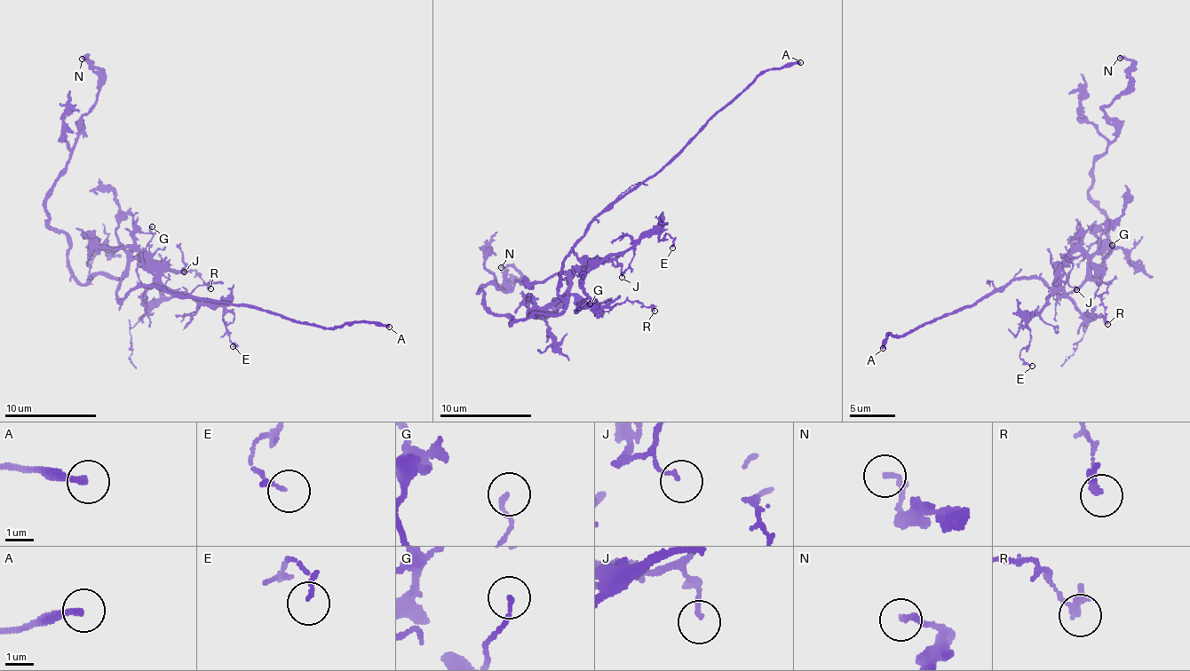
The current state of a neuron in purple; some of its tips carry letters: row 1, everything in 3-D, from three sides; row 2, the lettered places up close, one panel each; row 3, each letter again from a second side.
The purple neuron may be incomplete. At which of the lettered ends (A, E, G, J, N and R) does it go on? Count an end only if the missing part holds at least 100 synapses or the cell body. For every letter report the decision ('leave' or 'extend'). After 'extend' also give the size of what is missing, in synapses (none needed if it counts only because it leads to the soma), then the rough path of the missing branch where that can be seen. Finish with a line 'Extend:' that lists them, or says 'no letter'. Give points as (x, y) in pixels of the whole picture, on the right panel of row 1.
A: extend
E: leave
G: leave
J: leave
N: leave
R: leave
Extend: A

